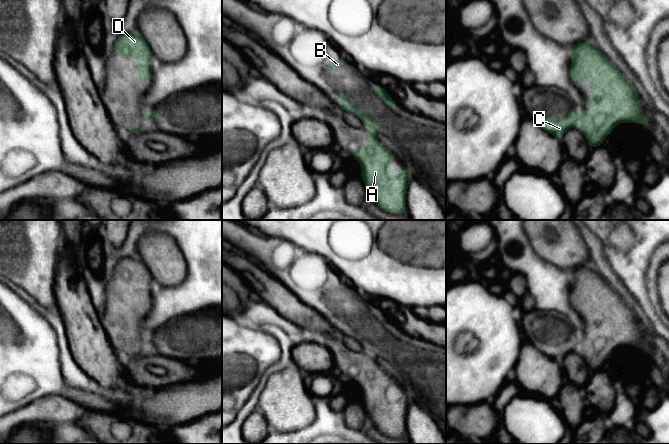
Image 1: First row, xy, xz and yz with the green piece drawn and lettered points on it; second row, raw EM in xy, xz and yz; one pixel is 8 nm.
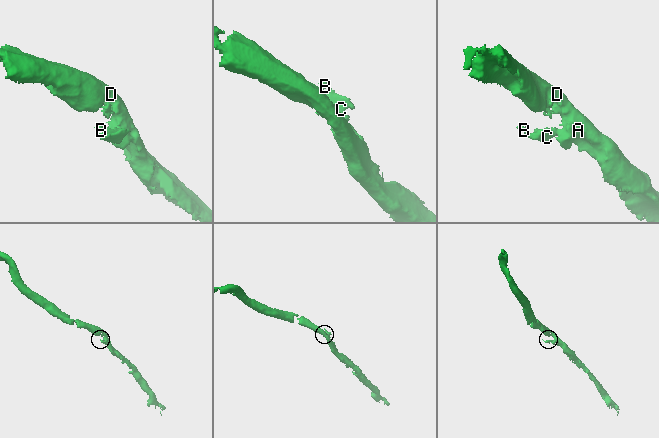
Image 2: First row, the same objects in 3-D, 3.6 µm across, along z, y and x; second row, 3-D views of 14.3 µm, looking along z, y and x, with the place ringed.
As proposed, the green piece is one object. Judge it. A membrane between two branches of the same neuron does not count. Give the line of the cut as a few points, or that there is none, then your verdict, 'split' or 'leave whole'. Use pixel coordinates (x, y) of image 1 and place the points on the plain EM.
yz (579, 336), (580, 345) | split

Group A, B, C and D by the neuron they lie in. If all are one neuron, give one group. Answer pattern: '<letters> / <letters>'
A D / B C

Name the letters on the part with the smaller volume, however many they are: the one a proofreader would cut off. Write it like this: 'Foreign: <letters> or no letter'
Foreign: B, C

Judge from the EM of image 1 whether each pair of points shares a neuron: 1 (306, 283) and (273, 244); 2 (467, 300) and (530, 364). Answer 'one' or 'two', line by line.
1: one
2: two

